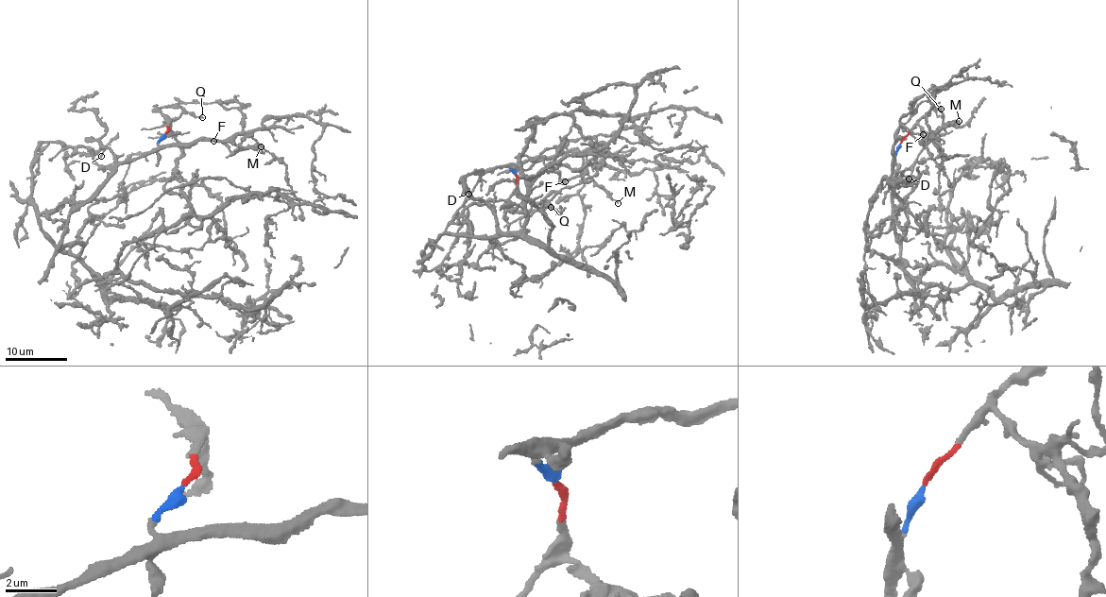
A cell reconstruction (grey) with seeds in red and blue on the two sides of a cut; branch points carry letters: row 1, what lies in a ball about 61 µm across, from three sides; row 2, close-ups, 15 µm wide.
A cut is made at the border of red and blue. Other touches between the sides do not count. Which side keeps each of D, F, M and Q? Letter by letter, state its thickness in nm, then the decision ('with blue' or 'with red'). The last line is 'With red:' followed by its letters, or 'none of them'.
D: 130 nm | with blue
F: 200 nm | with blue
M: 130 nm | with blue
Q: 200 nm | with red
With red: Q

